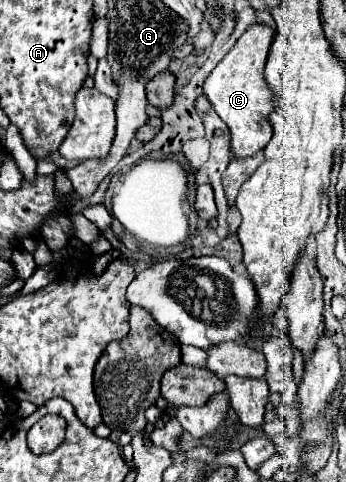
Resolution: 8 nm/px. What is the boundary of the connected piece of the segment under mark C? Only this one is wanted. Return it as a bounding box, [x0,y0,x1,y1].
[204,25,274,157]

